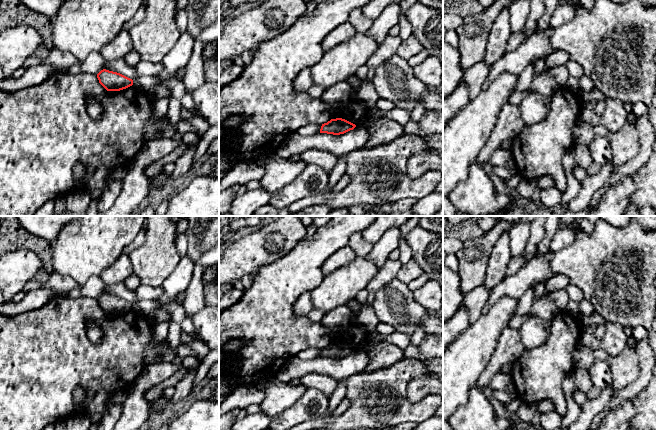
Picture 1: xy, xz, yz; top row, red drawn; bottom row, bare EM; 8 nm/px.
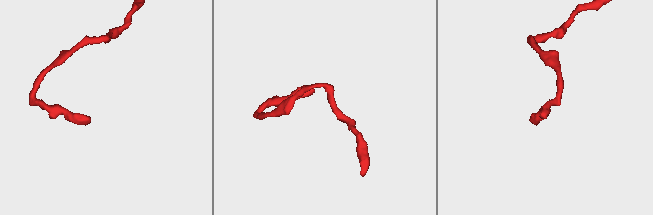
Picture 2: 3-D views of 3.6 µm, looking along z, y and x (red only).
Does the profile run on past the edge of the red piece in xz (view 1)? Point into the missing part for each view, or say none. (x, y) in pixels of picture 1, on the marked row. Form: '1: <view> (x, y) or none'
1: none

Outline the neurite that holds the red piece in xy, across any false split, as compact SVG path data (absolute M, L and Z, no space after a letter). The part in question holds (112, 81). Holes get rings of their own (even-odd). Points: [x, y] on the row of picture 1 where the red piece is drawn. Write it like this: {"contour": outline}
{"contour": "M106 69L97 74L99 83L107 91L120 91L133 85L133 80L117 72Z"}

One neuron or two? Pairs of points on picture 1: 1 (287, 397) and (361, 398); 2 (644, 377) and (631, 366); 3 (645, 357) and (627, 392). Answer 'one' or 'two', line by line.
1: two
2: two
3: one

